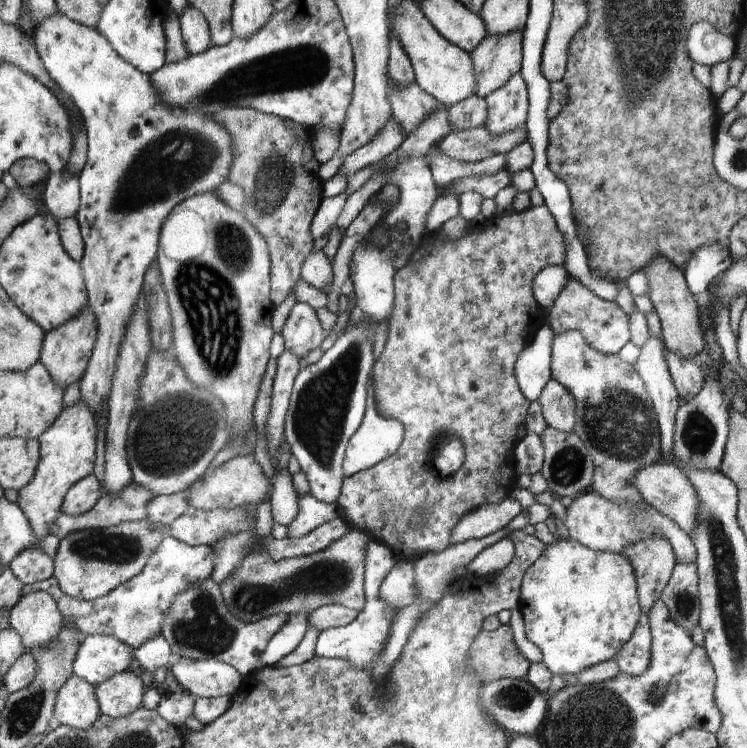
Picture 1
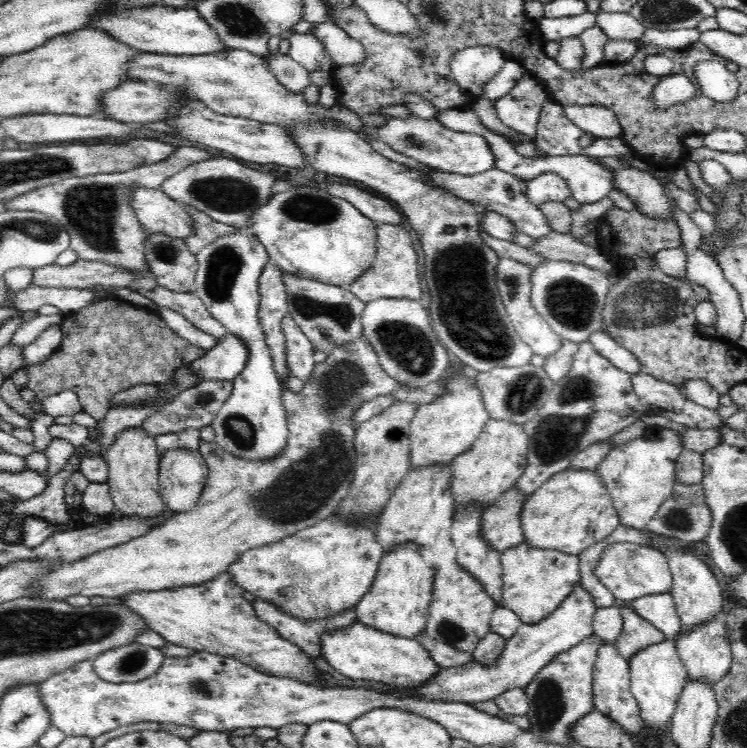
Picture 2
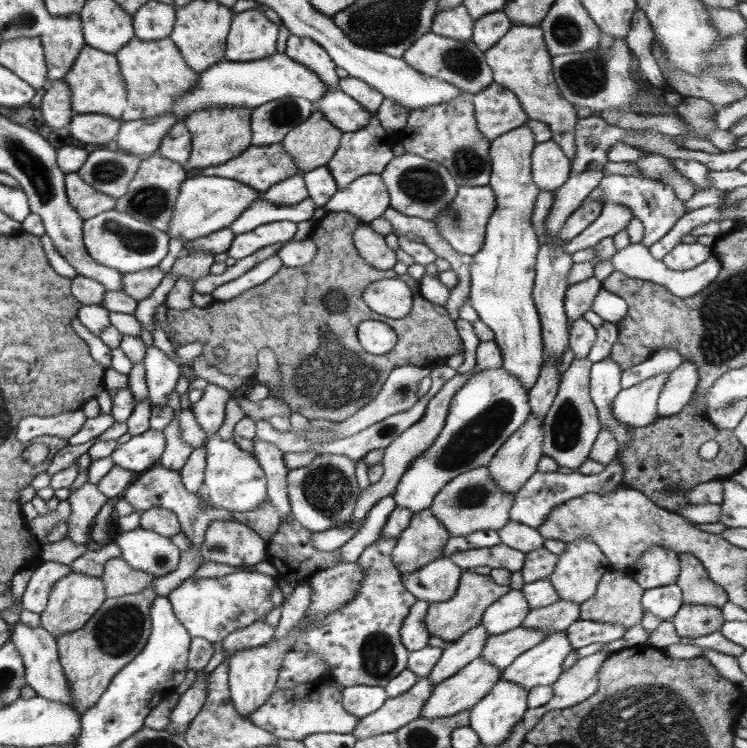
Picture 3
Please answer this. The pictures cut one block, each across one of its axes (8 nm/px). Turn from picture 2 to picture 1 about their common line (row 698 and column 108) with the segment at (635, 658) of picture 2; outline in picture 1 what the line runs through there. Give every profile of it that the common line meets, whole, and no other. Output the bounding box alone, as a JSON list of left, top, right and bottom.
[73,635,134,686]

